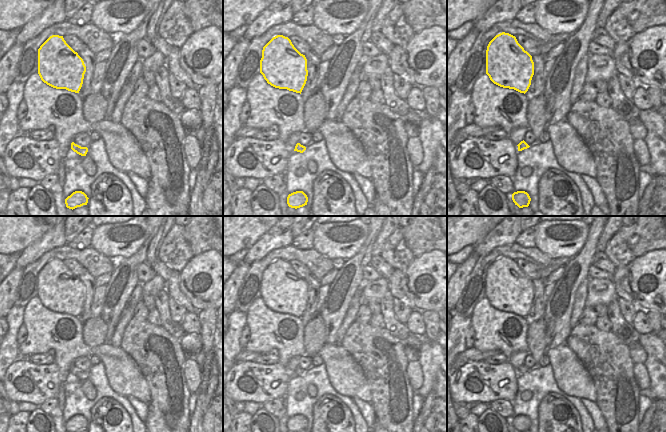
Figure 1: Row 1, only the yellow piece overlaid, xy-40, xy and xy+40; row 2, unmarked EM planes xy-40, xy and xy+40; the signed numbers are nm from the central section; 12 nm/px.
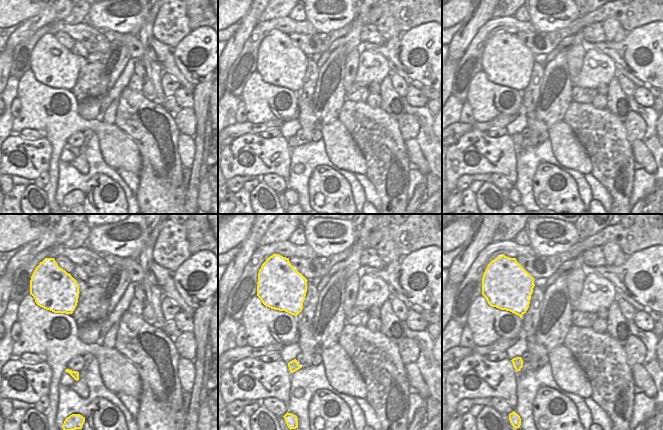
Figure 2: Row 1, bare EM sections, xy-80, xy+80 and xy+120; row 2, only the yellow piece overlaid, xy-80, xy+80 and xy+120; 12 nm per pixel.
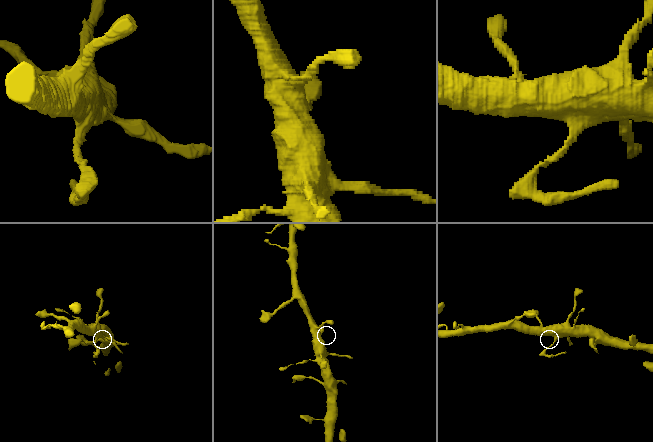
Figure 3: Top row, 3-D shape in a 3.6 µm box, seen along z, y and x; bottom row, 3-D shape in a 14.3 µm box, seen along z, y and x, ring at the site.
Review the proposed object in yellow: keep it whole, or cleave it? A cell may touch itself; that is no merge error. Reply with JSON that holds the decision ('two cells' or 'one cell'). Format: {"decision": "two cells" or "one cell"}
{"decision": "two cells"}

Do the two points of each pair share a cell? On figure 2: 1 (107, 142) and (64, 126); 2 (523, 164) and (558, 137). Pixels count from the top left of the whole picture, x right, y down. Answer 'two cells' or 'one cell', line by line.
1: one cell
2: two cells

